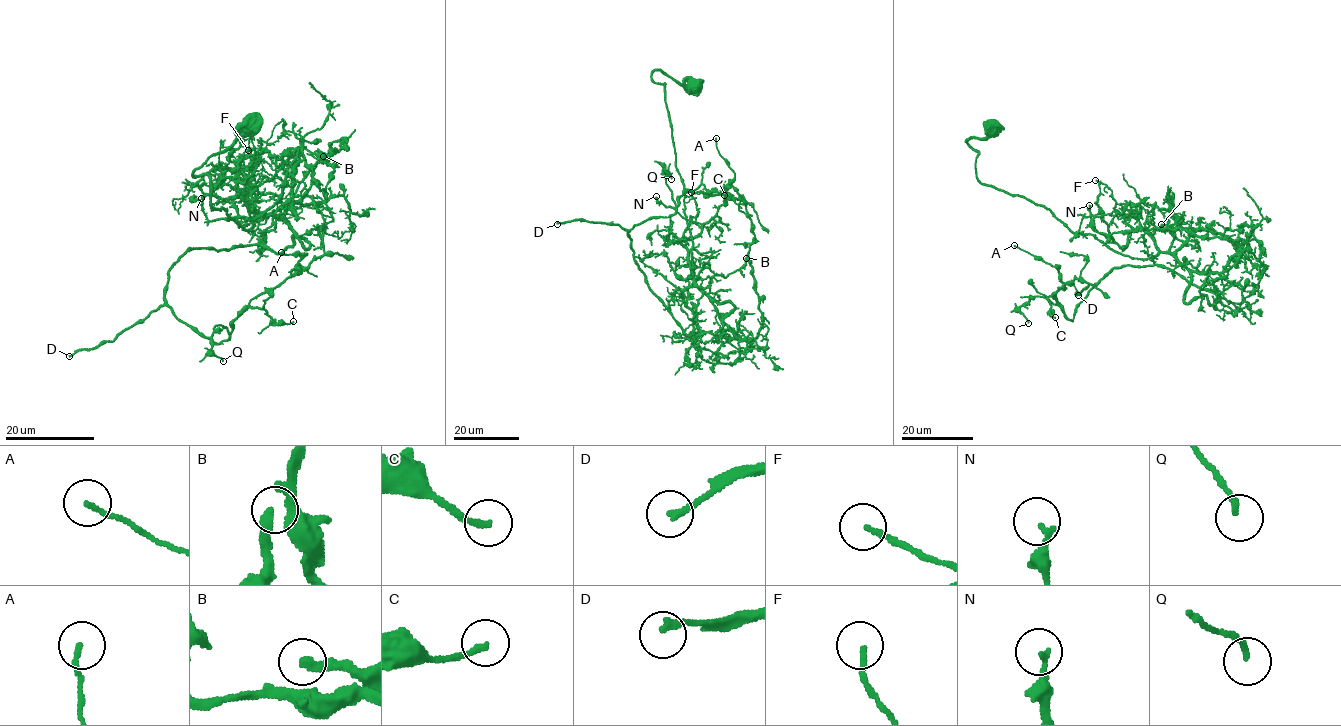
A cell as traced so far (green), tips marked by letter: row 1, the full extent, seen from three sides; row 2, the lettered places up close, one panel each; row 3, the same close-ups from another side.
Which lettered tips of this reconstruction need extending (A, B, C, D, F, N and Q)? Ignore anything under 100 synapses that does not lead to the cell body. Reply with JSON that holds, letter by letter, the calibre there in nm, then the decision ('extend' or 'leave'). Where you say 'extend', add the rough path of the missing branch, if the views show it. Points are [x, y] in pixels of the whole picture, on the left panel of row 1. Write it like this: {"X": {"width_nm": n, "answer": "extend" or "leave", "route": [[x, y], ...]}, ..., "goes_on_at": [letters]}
{"A": {"width_nm": 150, "answer": "leave"}, "B": {"width_nm": 200, "answer": "leave"}, "C": {"width_nm": 200, "answer": "leave"}, "D": {"width_nm": 220, "answer": "extend"}, "F": {"width_nm": 140, "answer": "leave"}, "N": {"width_nm": 160, "answer": "leave"}, "Q": {"width_nm": 170, "answer": "leave"}, "goes_on_at": ["D"]}

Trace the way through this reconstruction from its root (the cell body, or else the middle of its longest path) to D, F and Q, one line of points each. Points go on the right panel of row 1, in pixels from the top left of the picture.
D: (993, 127), (966, 141), (982, 184), (1123, 254), (1172, 253), (1220, 296), (1153, 264), (1115, 267), (1078, 295)
F: (993, 127), (966, 141), (982, 184), (1043, 205), (1115, 251), (1153, 257), (1155, 241), (1095, 180)
Q: (993, 127), (966, 141), (982, 184), (1220, 296), (1125, 265), (1072, 321), (1033, 296), (1028, 323)

